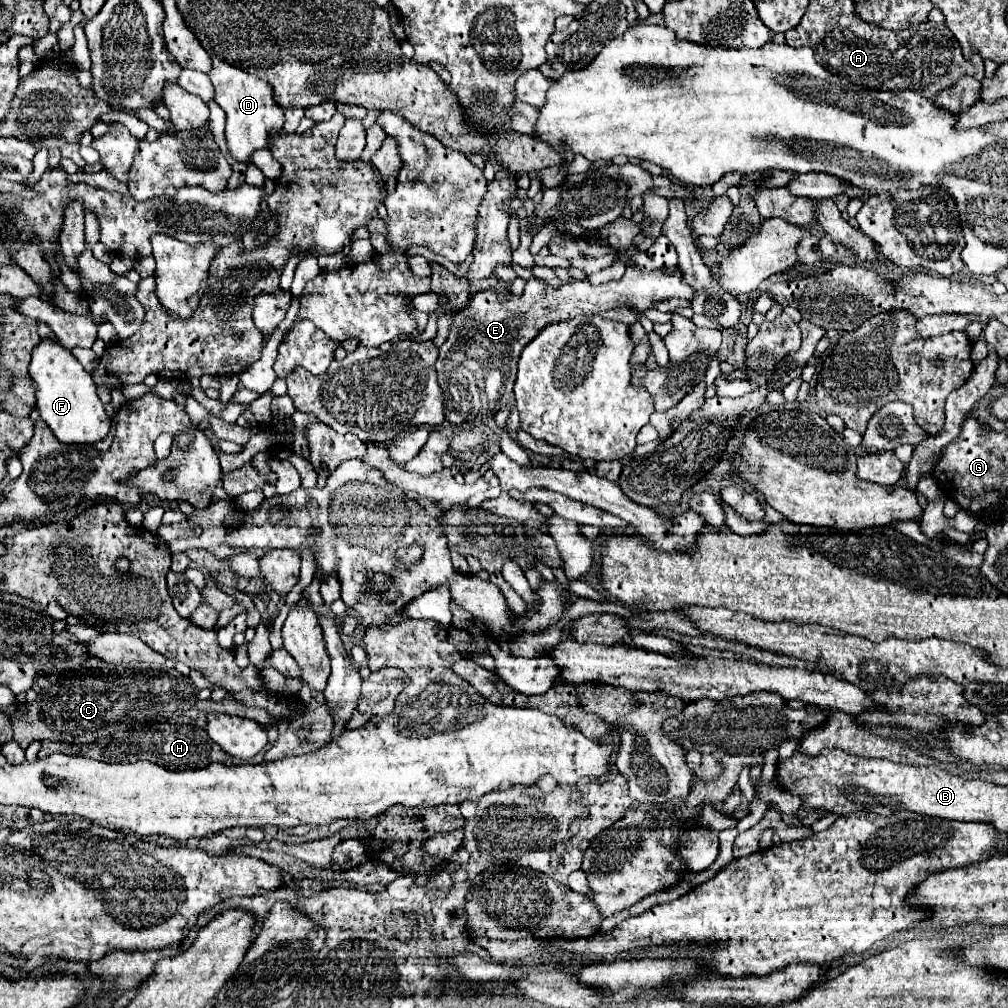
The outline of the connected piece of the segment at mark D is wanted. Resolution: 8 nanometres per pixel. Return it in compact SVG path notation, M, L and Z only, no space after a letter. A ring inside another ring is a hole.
M216 59L210 79L216 89L216 103L226 113L226 141L234 159L248 161L256 149L268 149L268 133L272 129L282 129L284 111L274 101L274 93L268 81L262 81L256 75L240 71L238 67Z

